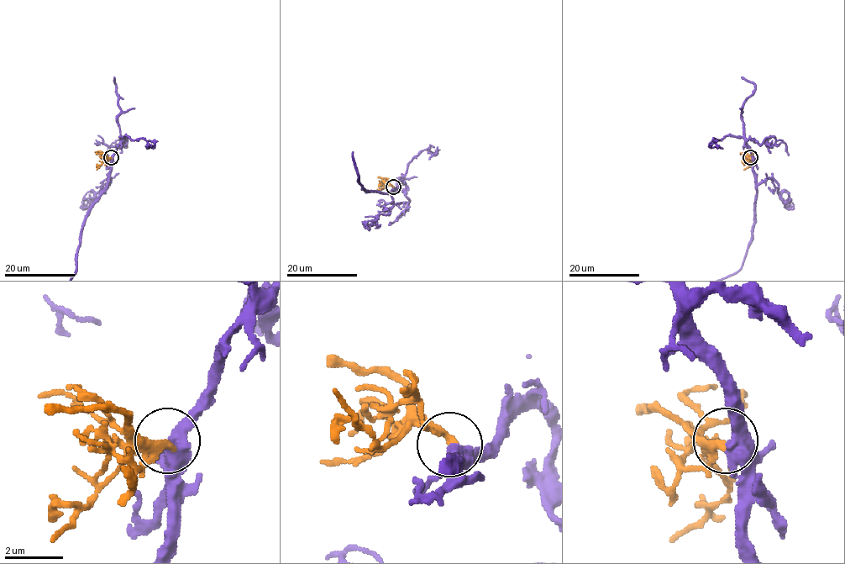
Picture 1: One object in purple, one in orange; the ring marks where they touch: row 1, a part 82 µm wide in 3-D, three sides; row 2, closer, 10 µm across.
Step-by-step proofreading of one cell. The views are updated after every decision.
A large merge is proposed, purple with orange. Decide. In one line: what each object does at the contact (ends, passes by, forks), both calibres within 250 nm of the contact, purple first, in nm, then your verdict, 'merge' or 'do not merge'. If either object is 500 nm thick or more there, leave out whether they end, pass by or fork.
500/280 nm | merge

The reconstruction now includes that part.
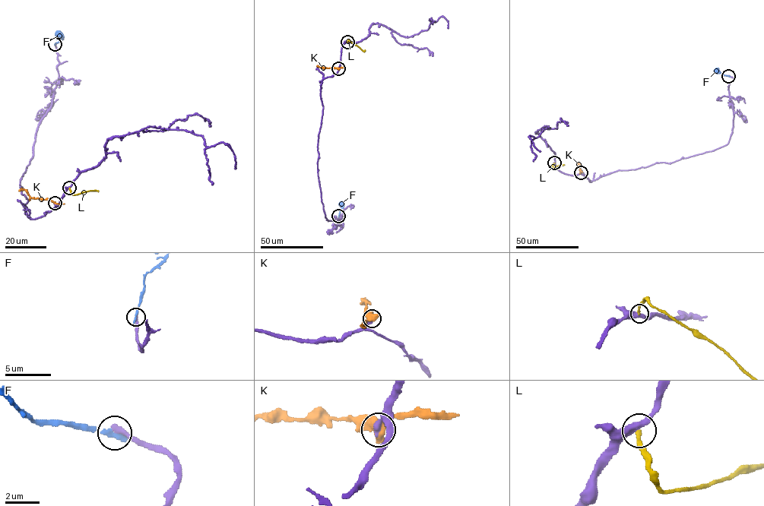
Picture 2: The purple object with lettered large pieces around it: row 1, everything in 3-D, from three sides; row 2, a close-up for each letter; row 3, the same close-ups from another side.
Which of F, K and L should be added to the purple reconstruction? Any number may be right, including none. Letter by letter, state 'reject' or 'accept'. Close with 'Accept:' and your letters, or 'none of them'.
F: reject
K: reject
L: reject
Accept: none of them

